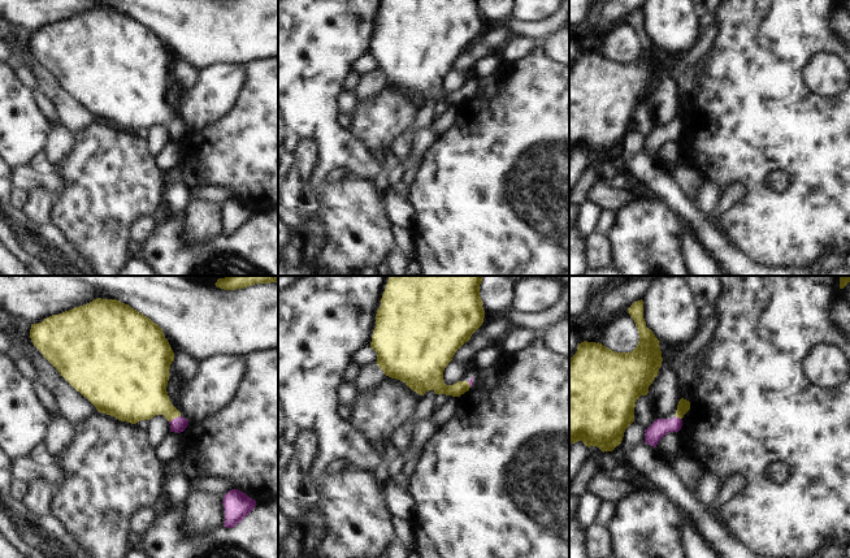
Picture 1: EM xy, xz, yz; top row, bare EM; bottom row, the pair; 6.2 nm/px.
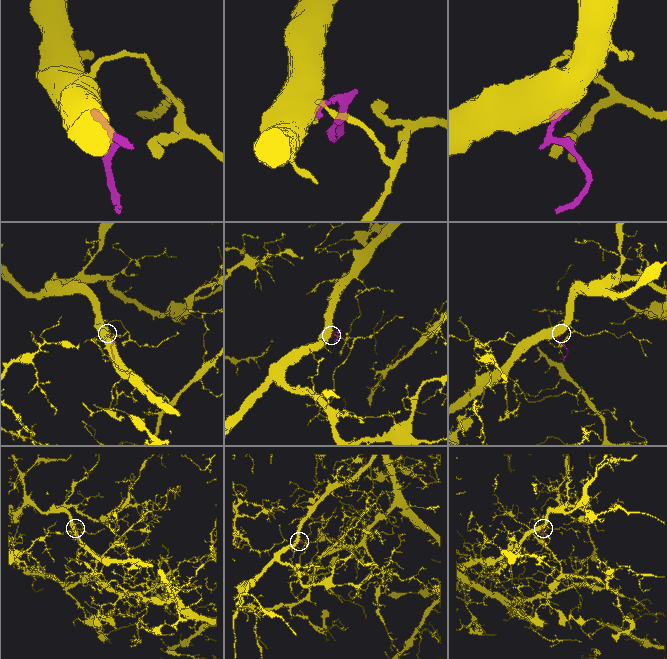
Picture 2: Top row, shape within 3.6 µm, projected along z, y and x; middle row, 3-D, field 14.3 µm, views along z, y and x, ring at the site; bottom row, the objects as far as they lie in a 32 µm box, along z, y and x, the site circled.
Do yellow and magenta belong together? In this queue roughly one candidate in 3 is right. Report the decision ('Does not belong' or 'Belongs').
Belongs

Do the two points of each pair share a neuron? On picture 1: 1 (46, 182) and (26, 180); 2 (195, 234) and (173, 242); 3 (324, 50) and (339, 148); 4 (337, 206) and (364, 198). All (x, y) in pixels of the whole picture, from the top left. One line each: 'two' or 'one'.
1: one
2: two
3: one
4: one

